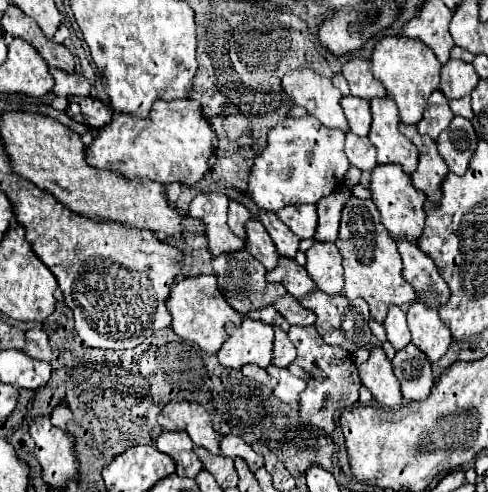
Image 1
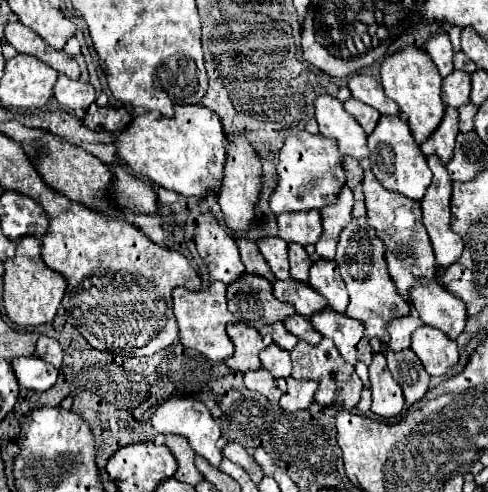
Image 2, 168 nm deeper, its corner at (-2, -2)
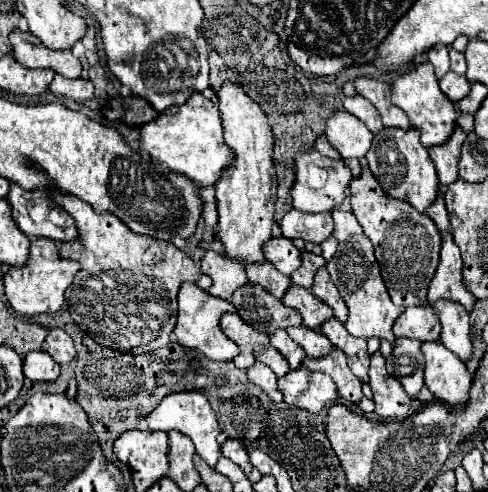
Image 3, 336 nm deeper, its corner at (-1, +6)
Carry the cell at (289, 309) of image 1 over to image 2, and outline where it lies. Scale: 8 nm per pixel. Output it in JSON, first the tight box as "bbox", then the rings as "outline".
{"bbox":[284,316,322,344],"outline":[[[292,316],[292,320],[286,320],[284,326],[288,328],[288,332],[292,332],[296,338],[308,342],[308,344],[318,344],[322,340],[322,336],[312,328],[310,320],[304,320],[304,316]]]}

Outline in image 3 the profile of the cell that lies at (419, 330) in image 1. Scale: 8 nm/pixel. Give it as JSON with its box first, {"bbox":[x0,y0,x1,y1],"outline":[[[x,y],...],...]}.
{"bbox":[421,340,471,404],"outline":[[[439,340],[421,342],[421,352],[425,356],[425,386],[433,396],[447,404],[467,402],[471,374],[465,364]]]}

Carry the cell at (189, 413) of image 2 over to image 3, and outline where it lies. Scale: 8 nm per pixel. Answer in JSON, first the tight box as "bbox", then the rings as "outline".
{"bbox":[145,390,221,466],"outline":[[[189,390],[189,392],[175,392],[165,396],[165,400],[161,400],[161,404],[145,418],[149,430],[161,430],[161,432],[169,432],[169,430],[179,430],[181,434],[189,436],[195,444],[197,454],[209,464],[215,466],[217,460],[221,458],[221,448],[217,442],[219,436],[219,424],[215,418],[213,408],[209,406],[209,400],[197,392],[197,390]]]}

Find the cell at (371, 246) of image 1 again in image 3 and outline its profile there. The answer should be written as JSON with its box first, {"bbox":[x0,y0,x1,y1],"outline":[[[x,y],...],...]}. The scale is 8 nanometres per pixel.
{"bbox":[329,234,405,344],"outline":[[[355,234],[349,240],[339,242],[337,254],[329,262],[329,274],[333,278],[333,284],[339,288],[339,294],[347,302],[349,318],[347,318],[345,326],[347,326],[349,334],[359,336],[359,338],[377,336],[377,338],[389,340],[393,344],[395,336],[391,334],[391,326],[405,308],[399,308],[391,302],[387,288],[383,284],[381,272],[379,272],[379,264],[373,254],[371,240],[367,240],[365,234],[359,234],[359,236]]]}

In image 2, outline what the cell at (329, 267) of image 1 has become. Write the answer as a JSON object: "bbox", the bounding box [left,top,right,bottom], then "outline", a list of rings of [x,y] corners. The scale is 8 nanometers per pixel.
{"bbox":[308,260,348,314],"outline":[[[318,260],[312,266],[310,282],[308,282],[318,294],[322,294],[328,300],[328,306],[334,312],[344,314],[348,306],[348,292],[344,288],[344,282],[340,280],[340,270],[336,268],[336,262],[330,260]]]}

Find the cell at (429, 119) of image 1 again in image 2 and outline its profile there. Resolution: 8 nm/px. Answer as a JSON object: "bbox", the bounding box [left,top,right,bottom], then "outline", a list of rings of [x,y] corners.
{"bbox":[420,108,458,166],"outline":[[[446,108],[440,130],[436,130],[420,148],[422,148],[426,158],[428,156],[438,156],[438,160],[446,166],[452,160],[456,136],[458,136],[458,110]]]}

